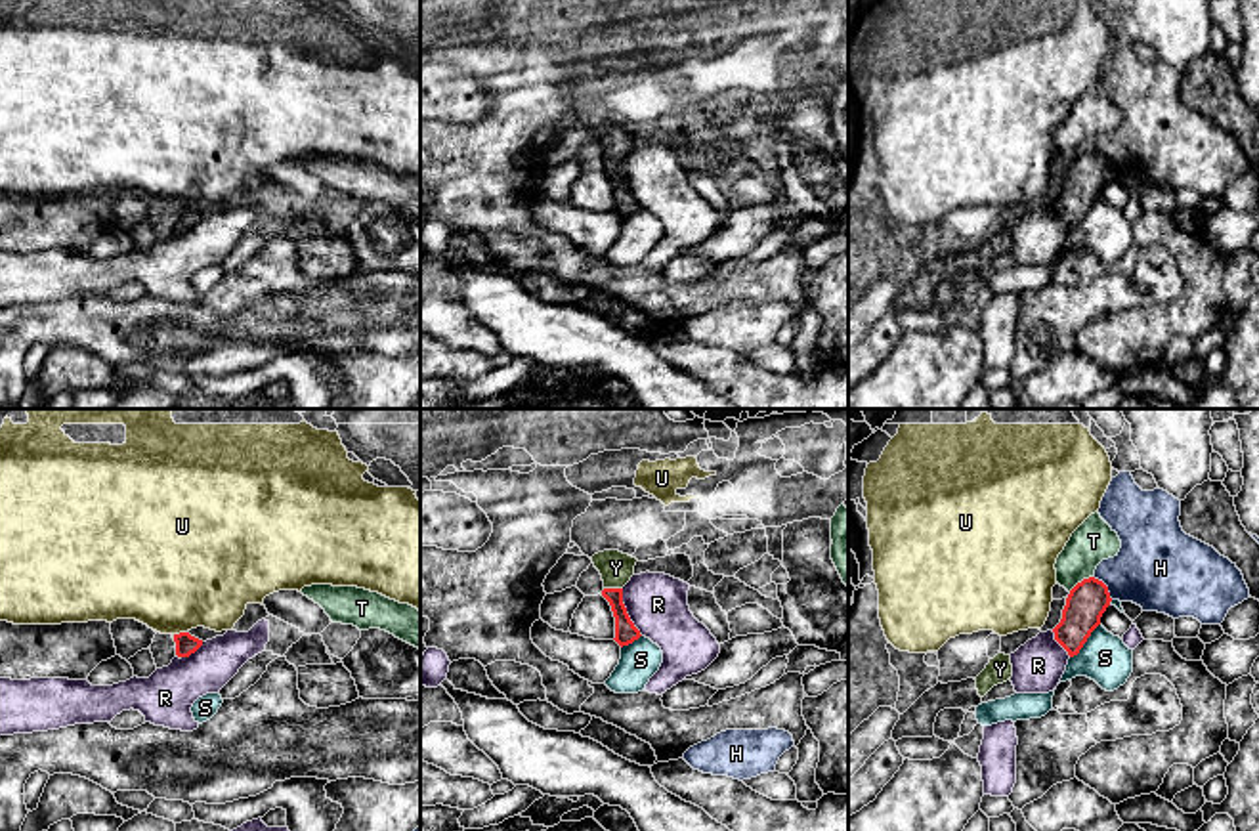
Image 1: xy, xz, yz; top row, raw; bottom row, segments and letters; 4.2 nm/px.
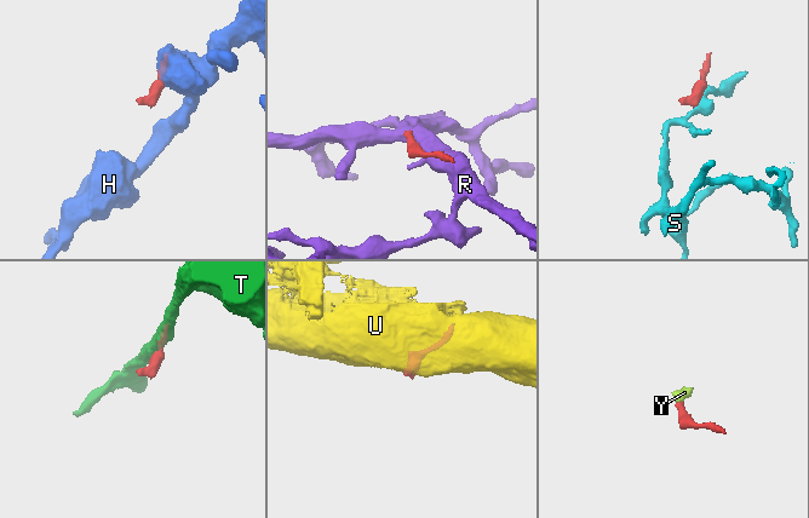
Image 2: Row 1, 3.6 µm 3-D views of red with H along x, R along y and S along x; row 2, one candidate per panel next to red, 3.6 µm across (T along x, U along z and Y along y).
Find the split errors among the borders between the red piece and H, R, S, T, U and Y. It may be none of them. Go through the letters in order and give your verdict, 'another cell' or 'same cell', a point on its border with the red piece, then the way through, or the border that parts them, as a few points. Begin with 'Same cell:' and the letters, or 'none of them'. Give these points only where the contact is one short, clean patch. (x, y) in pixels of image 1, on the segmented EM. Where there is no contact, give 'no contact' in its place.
Same cell: Y
H: another cell; contact yz (1107, 587)
R: another cell; contact xz (625, 612)
S: another cell; contact yz (1086, 640); border yz (1099, 623), (1084, 646), (1070, 658)
T: another cell; contact yz (1082, 581); border yz (1091, 575), (1068, 591)
U: another cell; contact xy (180, 633); border xy (186, 631), (174, 635)
Y: same cell; contact xz (614, 589); way xz (625, 633), (614, 589), (616, 568)

